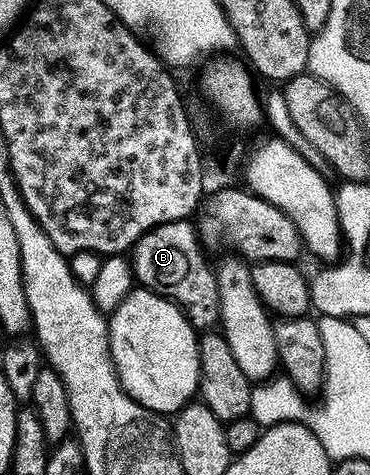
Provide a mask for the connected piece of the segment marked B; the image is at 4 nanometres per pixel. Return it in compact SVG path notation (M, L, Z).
M190 218L178 219L149 229L130 252L131 269L144 288L174 301L196 329L211 329L220 322L216 268L207 264L196 224Z

